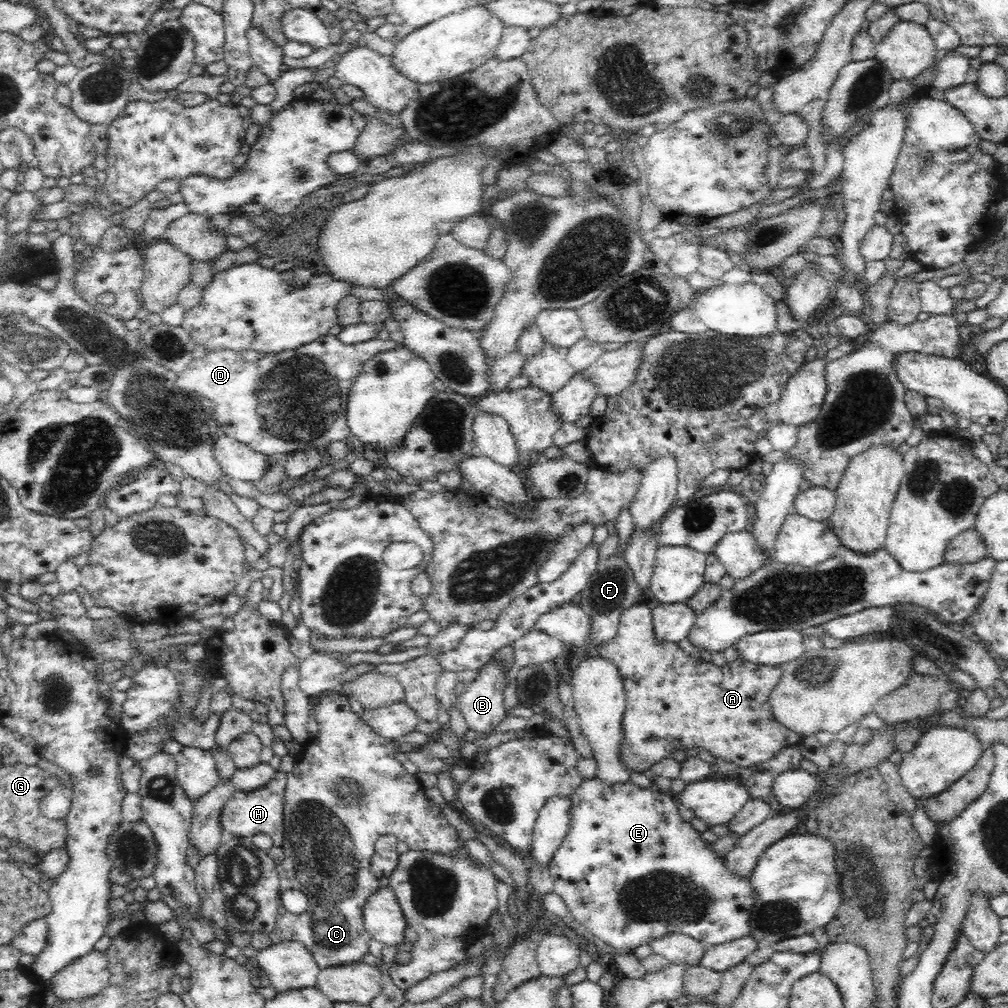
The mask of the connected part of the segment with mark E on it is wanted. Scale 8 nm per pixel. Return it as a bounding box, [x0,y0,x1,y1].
[548,777,755,952]

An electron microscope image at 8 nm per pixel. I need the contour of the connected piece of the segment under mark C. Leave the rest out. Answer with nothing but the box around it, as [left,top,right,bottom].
[269,695,480,969]

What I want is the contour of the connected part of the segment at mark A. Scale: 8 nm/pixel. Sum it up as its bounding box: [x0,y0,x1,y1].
[597,603,803,774]

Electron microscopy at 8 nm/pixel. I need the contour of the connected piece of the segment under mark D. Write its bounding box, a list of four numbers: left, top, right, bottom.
[176,334,405,456]

